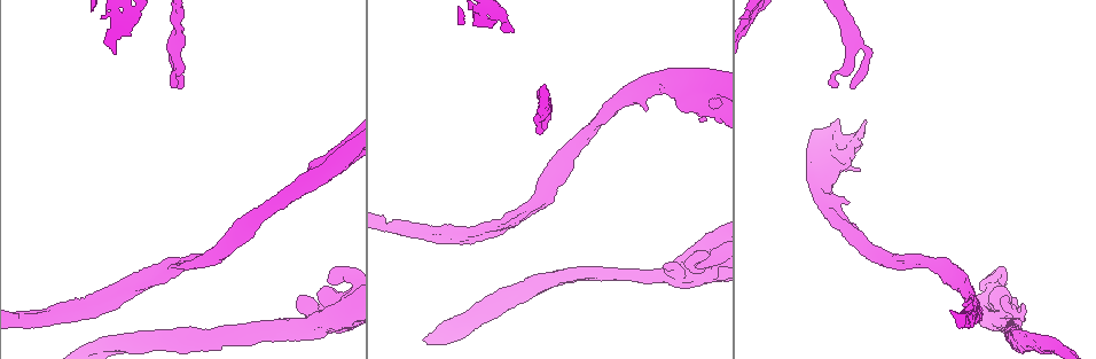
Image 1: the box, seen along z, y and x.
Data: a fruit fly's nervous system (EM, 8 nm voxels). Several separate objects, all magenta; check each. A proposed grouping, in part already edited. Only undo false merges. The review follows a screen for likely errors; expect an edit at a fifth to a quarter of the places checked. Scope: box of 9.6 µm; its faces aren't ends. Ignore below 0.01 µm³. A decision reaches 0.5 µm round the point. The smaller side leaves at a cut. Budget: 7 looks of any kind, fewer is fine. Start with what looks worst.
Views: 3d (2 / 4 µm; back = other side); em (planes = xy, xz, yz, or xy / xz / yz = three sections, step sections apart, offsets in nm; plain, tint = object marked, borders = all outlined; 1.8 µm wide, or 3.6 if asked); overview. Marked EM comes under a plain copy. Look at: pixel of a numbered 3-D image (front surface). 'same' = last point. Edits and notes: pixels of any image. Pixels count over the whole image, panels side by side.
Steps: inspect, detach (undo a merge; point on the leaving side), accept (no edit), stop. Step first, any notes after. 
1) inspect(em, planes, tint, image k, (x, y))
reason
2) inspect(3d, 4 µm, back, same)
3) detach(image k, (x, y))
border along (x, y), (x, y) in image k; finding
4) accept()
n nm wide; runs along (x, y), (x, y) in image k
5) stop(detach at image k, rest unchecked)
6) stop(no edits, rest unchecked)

inspect(3d, 2 µm, image 1, (546, 122))

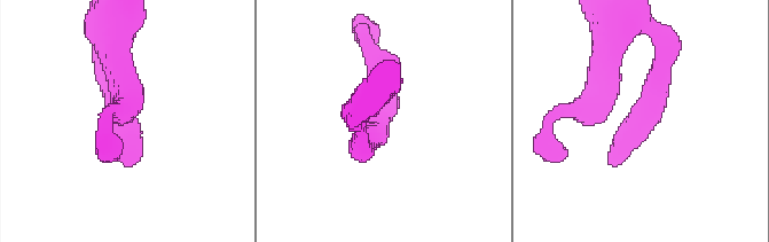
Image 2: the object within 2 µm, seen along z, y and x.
inspect(em, planes, tint, image 2, (636, 114))
shape alone is not enough

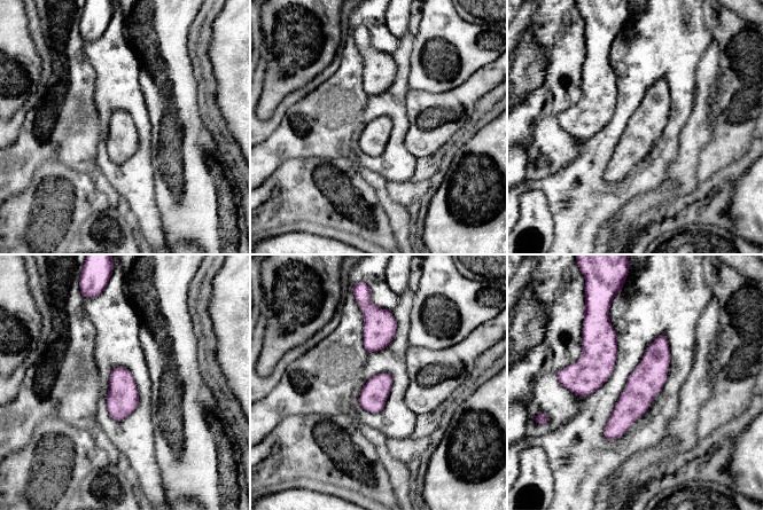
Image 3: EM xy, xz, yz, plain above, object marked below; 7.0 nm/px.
accept()
runs along (662, 338), (651, 375), (610, 437) in image 3; one neuron here

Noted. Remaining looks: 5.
inspect(3d, 4 µm, image 1, (753, 18))
abrupt turn

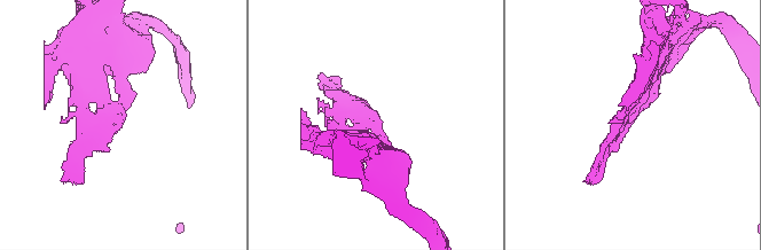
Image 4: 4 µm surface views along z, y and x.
inspect(em, xz, step 4, tint, image 4, (369, 119))

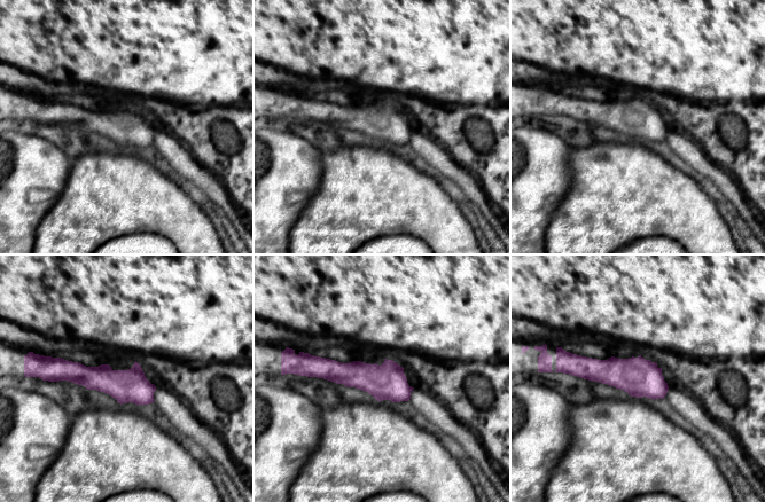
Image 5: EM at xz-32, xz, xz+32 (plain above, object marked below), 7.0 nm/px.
accept()
runs along (57, 370), (131, 385), (150, 399) in image 5; one neuron here

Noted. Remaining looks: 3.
inspect(em, planes, tint, image 1, (542, 178))
sudden change in width

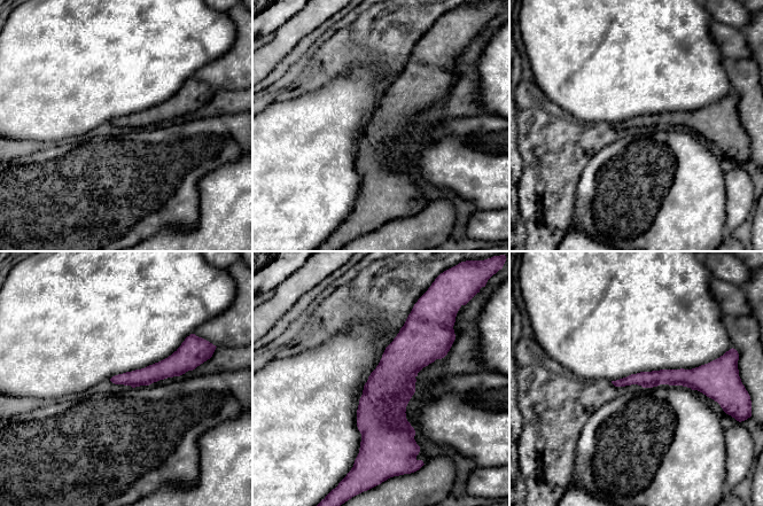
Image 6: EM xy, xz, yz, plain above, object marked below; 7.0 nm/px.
accept()
runs along (412, 319), (375, 449) in image 6; continuous, no second neuron

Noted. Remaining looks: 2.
stop(no edits, rest unchecked)

